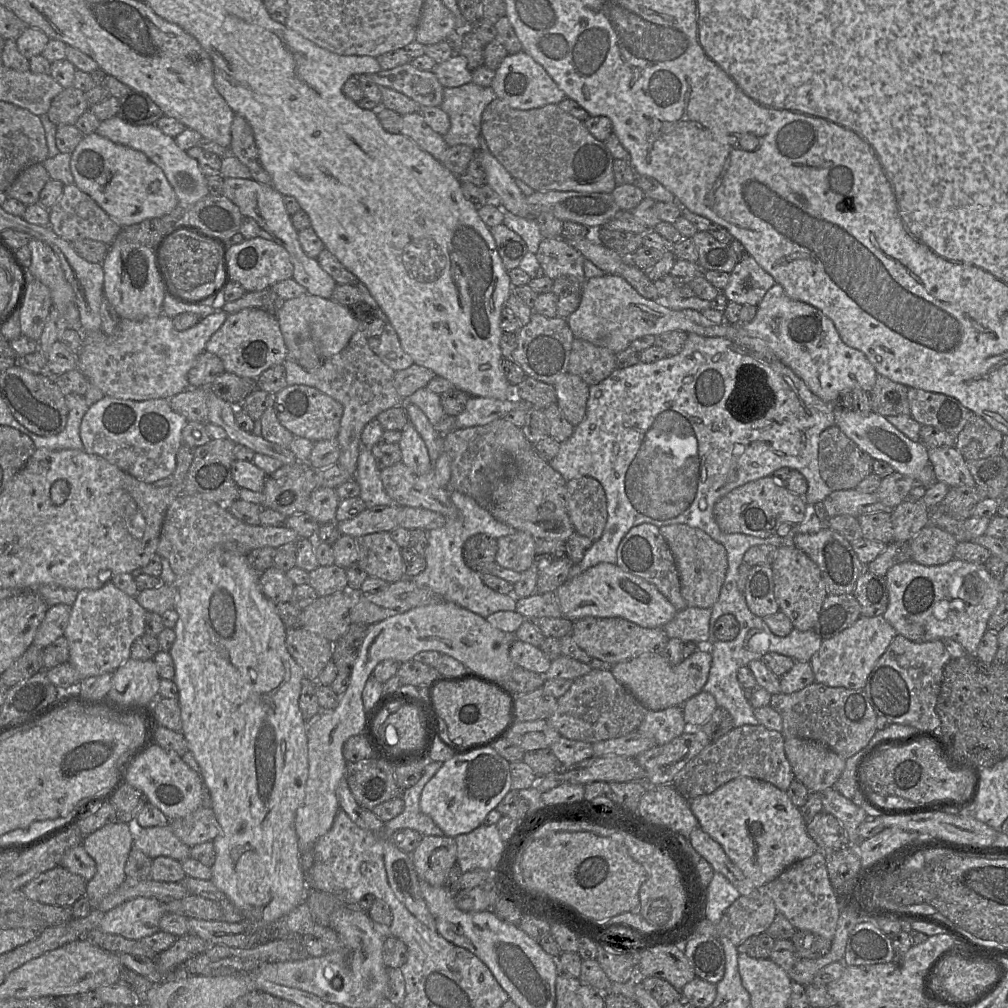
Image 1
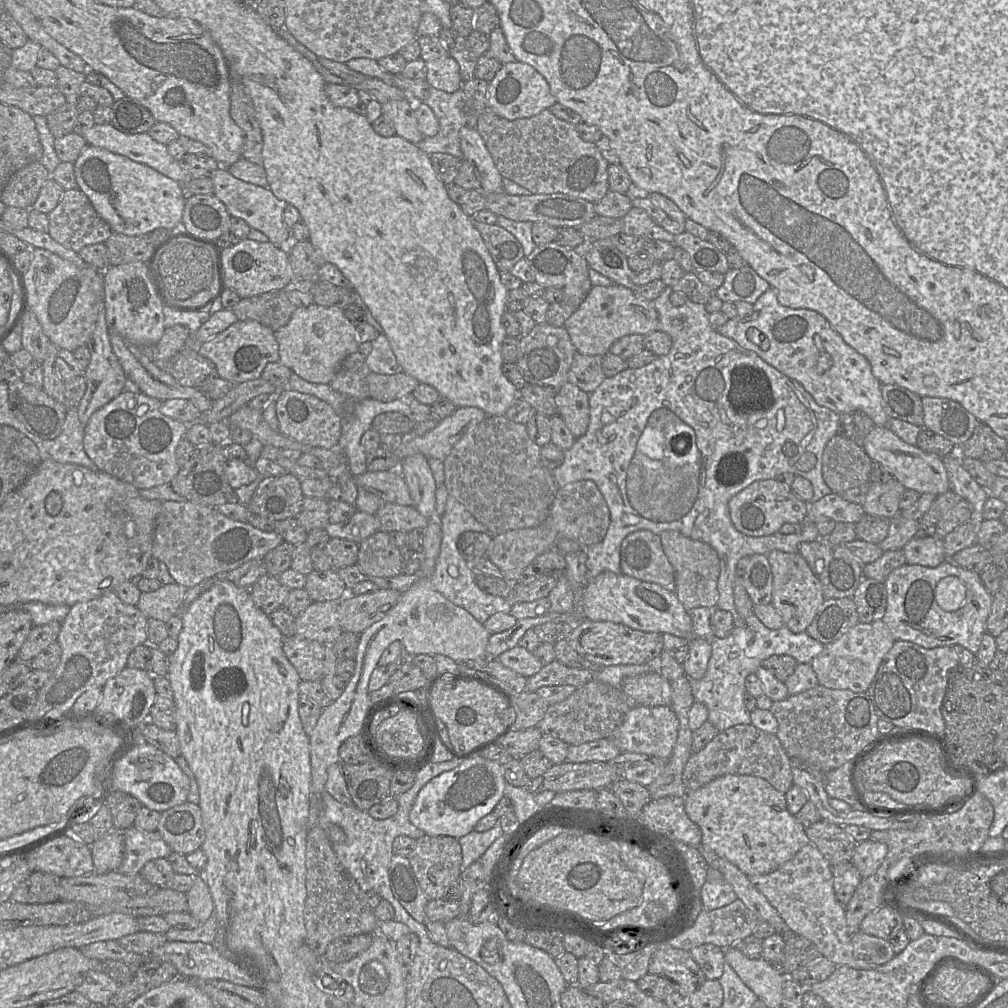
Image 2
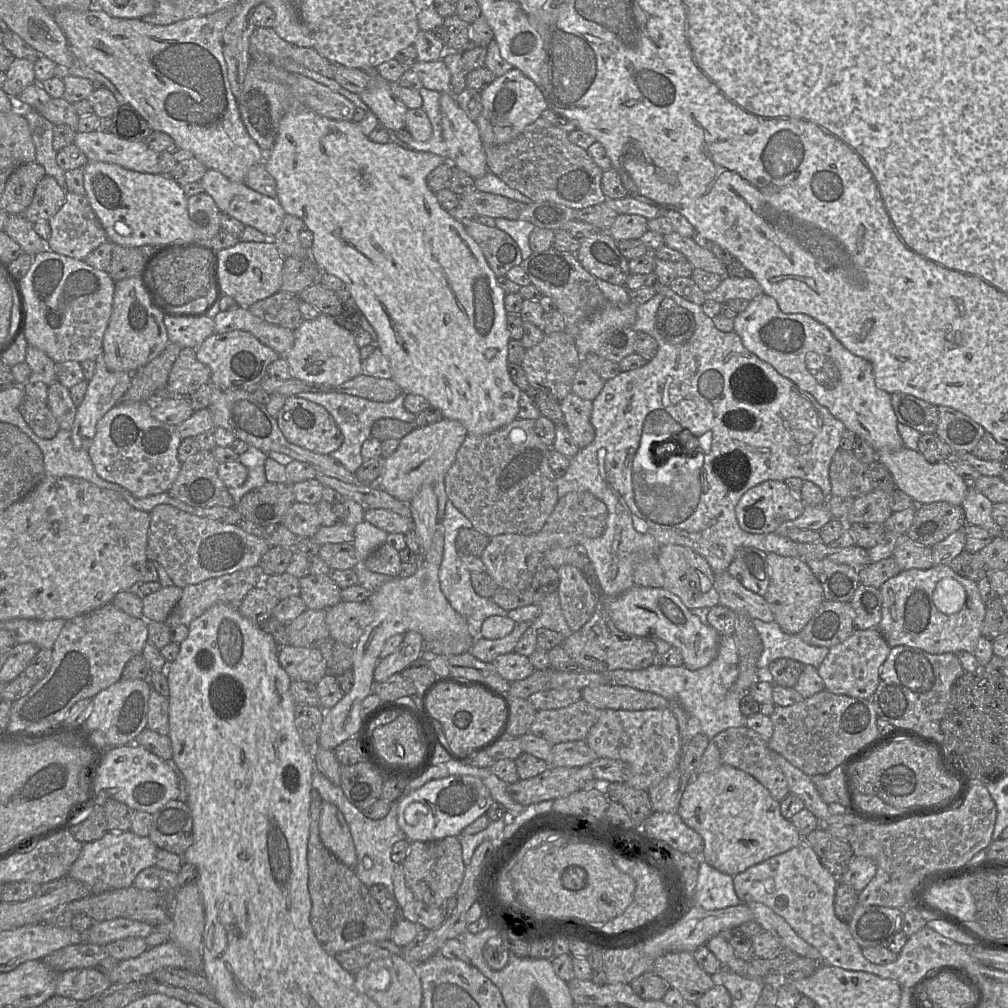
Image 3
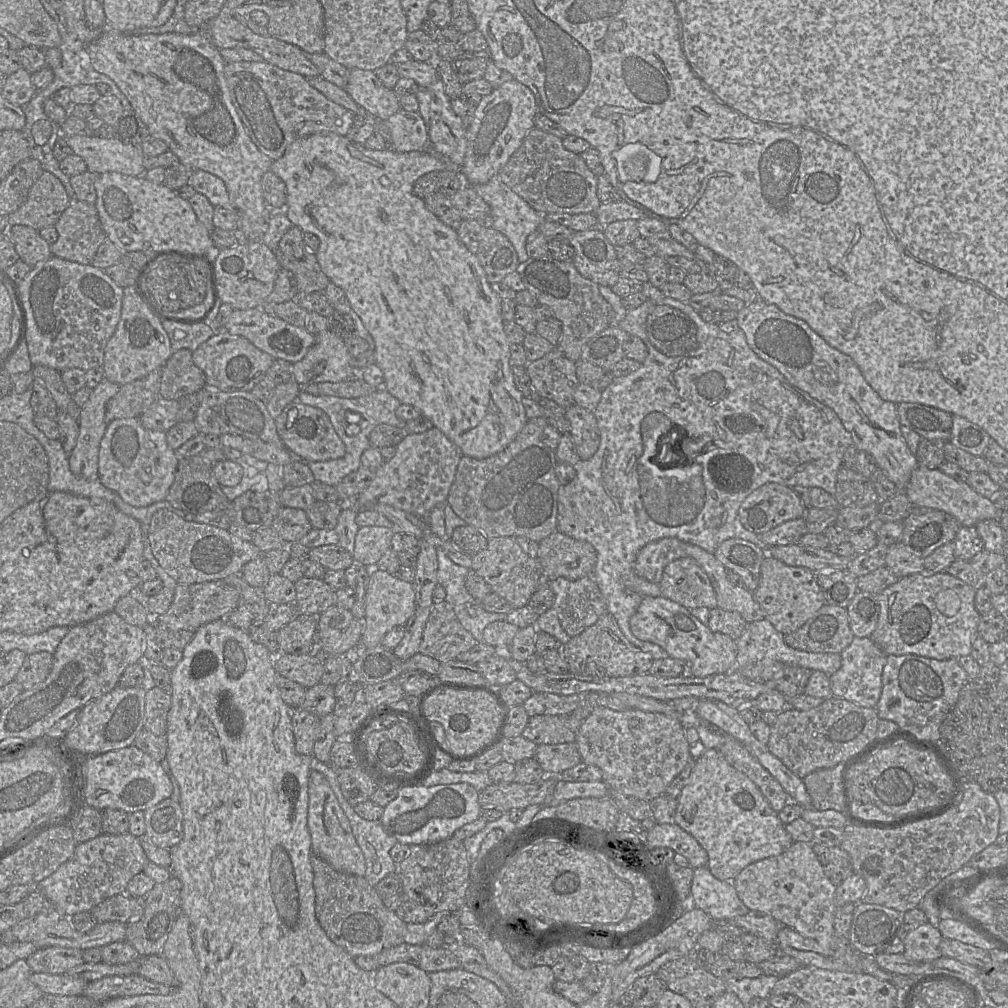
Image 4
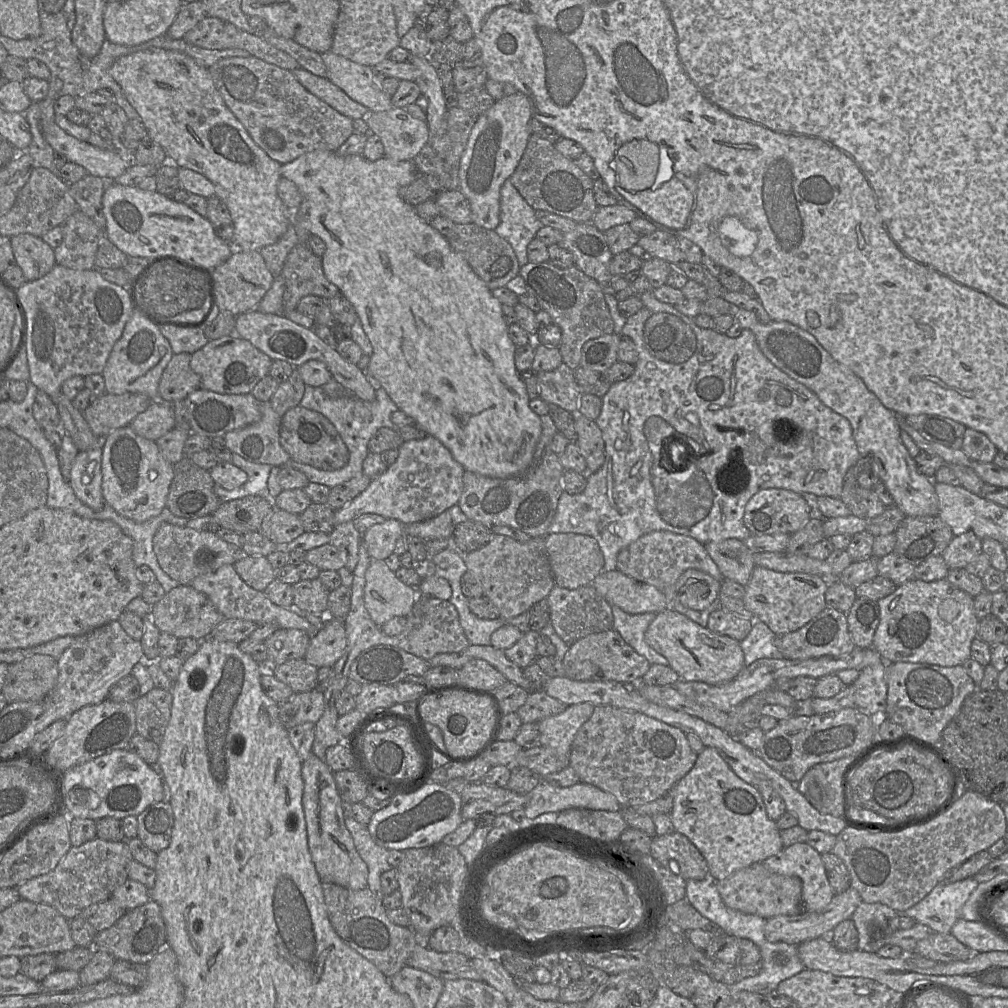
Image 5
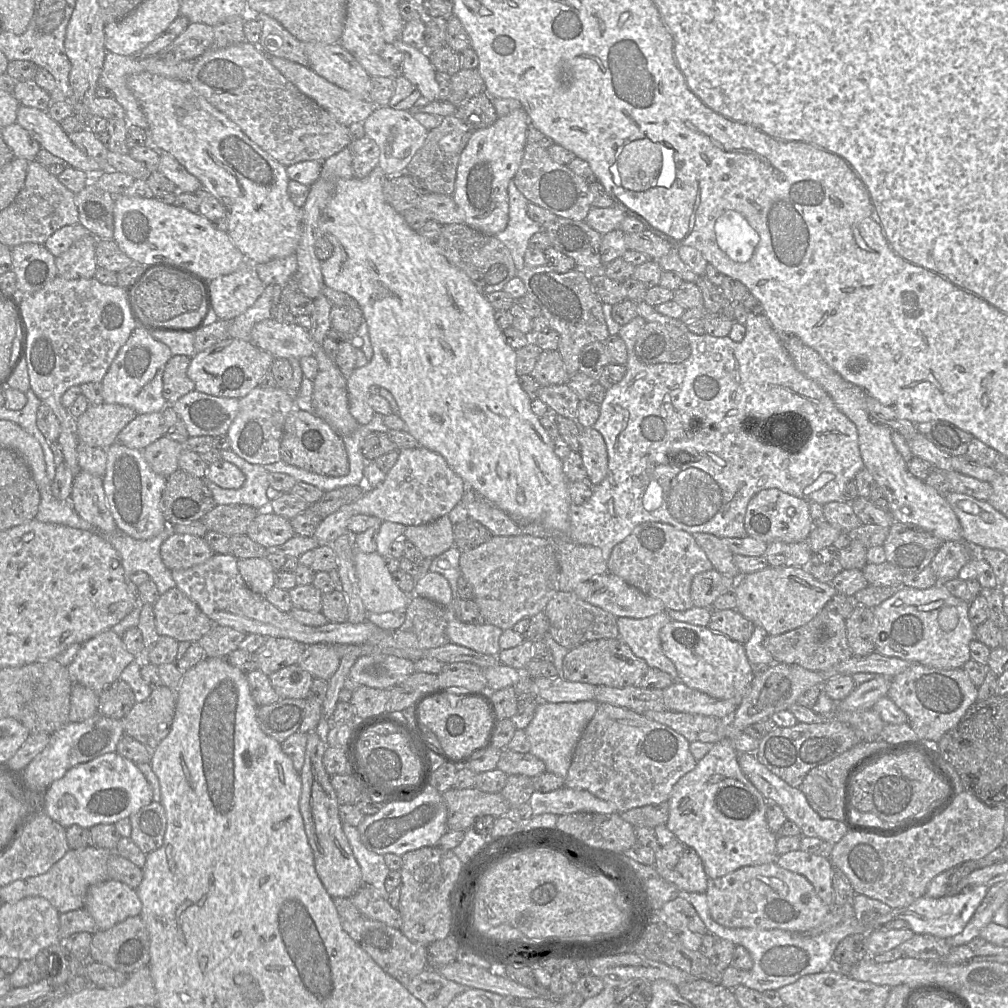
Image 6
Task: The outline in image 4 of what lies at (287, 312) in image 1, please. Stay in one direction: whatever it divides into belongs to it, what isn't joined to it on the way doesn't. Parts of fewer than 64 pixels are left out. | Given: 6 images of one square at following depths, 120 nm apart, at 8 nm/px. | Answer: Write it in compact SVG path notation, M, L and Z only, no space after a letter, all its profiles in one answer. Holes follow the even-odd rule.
M329 330L315 337L315 344L306 356L292 365L293 378L300 386L362 378L362 370L352 366L355 358L349 353L343 339Z

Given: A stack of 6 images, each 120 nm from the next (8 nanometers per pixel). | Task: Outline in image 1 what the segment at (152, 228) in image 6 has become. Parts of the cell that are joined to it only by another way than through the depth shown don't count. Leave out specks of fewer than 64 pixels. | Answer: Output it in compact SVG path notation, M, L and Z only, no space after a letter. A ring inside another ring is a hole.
M94 132L85 135L71 153L70 168L74 184L88 194L121 227L140 223L146 219L161 218L173 211L180 203L164 171L145 153L117 144Z

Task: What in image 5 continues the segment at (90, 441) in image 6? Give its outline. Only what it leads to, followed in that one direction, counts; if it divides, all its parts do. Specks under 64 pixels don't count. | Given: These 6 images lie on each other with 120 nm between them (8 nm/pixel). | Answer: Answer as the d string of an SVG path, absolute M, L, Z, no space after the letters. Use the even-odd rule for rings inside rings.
M104 393L92 399L83 415L92 433L104 439L112 431L129 426L152 402L153 399L141 393Z

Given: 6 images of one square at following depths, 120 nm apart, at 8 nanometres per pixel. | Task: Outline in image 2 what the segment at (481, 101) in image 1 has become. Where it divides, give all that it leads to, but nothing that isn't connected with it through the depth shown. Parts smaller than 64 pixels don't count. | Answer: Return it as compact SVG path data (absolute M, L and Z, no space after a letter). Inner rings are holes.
M430 86L424 102L434 112L439 131L434 137L424 137L417 145L419 149L430 154L447 153L462 159L460 130L466 126L466 96L462 88L447 93Z

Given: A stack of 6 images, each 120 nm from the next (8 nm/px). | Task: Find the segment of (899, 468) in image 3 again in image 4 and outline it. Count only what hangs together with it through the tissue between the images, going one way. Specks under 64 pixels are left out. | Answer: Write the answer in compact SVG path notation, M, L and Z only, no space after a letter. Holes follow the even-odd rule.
M922 465L914 469L904 492L914 507L941 510L953 516L963 527L975 527L984 520L1000 523L1003 512L993 501L978 494L966 482L955 480L939 469L931 470Z

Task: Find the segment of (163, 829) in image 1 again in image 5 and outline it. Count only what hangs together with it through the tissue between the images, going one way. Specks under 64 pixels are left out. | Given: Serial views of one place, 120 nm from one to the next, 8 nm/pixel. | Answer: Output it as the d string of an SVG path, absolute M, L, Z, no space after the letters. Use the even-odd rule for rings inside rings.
M96 837L78 847L72 846L52 871L17 886L18 893L21 899L50 905L67 920L72 920L87 907L108 899L128 879L127 866L132 859L127 841L113 842Z

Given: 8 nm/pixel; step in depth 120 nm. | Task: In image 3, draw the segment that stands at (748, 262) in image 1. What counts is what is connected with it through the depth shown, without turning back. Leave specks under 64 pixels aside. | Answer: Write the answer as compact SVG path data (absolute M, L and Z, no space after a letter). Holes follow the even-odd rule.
M724 276L715 290L705 293L705 299L714 300L720 304L730 299L744 299L750 302L761 294L763 289L752 276L746 278Z

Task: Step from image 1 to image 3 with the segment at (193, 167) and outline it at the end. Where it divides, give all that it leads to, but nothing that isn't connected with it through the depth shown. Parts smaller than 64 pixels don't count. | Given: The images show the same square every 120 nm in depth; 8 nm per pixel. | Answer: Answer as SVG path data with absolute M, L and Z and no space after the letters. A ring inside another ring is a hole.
M77 132L75 145L88 161L117 164L128 170L160 174L160 154L150 149L144 141L128 141L111 132Z

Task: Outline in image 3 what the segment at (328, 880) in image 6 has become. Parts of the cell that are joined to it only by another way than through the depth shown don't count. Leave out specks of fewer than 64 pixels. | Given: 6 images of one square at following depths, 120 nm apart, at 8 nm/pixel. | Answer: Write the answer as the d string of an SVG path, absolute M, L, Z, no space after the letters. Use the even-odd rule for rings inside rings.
M325 801L322 803L319 834L323 845L339 861L354 870L357 855L349 826L341 811Z

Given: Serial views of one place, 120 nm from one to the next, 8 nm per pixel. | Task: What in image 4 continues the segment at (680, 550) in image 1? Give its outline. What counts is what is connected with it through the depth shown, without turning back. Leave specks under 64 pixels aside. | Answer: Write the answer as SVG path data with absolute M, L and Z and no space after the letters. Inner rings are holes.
M681 558L668 564L659 585L662 596L686 609L718 607L710 578L692 558Z

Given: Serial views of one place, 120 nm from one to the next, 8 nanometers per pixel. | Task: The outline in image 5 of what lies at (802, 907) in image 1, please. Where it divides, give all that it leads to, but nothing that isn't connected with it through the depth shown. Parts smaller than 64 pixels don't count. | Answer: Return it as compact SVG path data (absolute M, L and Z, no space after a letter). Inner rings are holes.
M806 842L785 847L781 852L761 863L772 873L788 877L798 877L802 881L803 911L807 913L822 912L835 896L835 892L828 881L821 854Z

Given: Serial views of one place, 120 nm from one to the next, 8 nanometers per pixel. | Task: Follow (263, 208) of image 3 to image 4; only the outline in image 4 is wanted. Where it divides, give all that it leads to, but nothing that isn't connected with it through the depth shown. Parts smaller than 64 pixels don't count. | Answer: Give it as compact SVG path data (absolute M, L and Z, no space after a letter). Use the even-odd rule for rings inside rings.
M195 170L187 185L191 185L197 193L206 196L214 207L235 211L226 185L219 177L203 170Z

